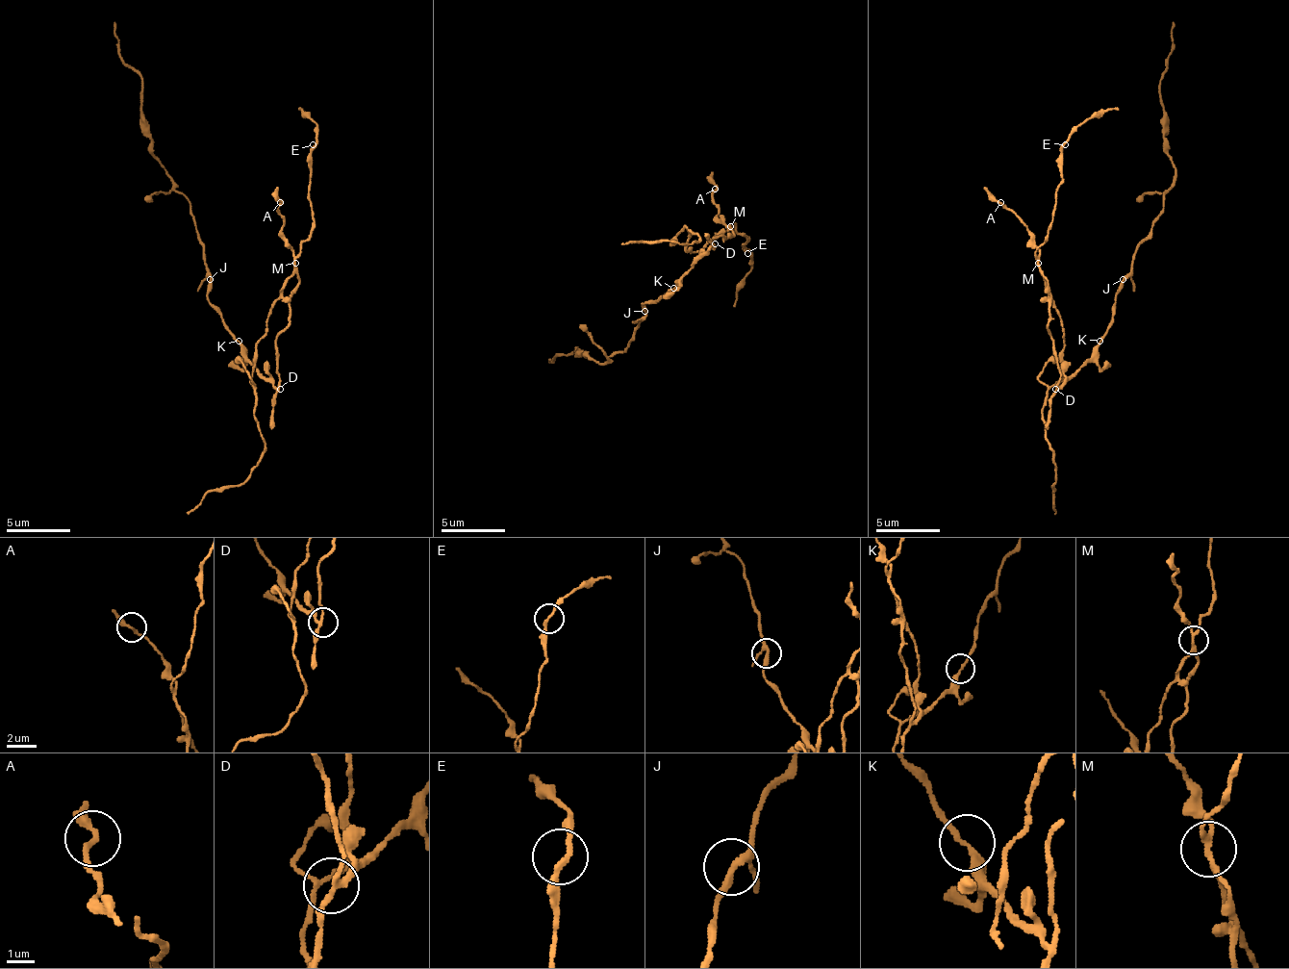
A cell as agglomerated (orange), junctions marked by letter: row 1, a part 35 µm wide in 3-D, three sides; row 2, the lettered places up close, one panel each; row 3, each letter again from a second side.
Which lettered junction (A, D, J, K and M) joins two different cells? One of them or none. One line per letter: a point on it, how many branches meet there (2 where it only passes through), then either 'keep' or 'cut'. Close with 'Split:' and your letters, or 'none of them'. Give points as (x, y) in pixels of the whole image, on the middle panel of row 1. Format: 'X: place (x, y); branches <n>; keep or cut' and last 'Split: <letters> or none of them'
A: place (715, 189); branches 2; keep
D: place (715, 243); branches 3; keep
J: place (644, 311); branches 3; keep
K: place (673, 288); branches 2; keep
M: place (730, 226); branches 4; cut
Split: M

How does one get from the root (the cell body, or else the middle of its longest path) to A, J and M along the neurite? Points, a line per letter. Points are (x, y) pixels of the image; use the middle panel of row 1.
A: (673, 288), (693, 263), (690, 249), (699, 253), (728, 227), (719, 217), (719, 205), (712, 195), (715, 189)
J: (673, 288), (657, 301), (641, 304), (644, 311)
M: (673, 288), (693, 263), (690, 249), (699, 253), (719, 234), (731, 227)

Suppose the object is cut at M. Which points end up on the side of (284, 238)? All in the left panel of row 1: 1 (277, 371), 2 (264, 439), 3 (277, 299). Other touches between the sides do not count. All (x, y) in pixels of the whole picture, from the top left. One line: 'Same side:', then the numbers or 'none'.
Same side: 1

